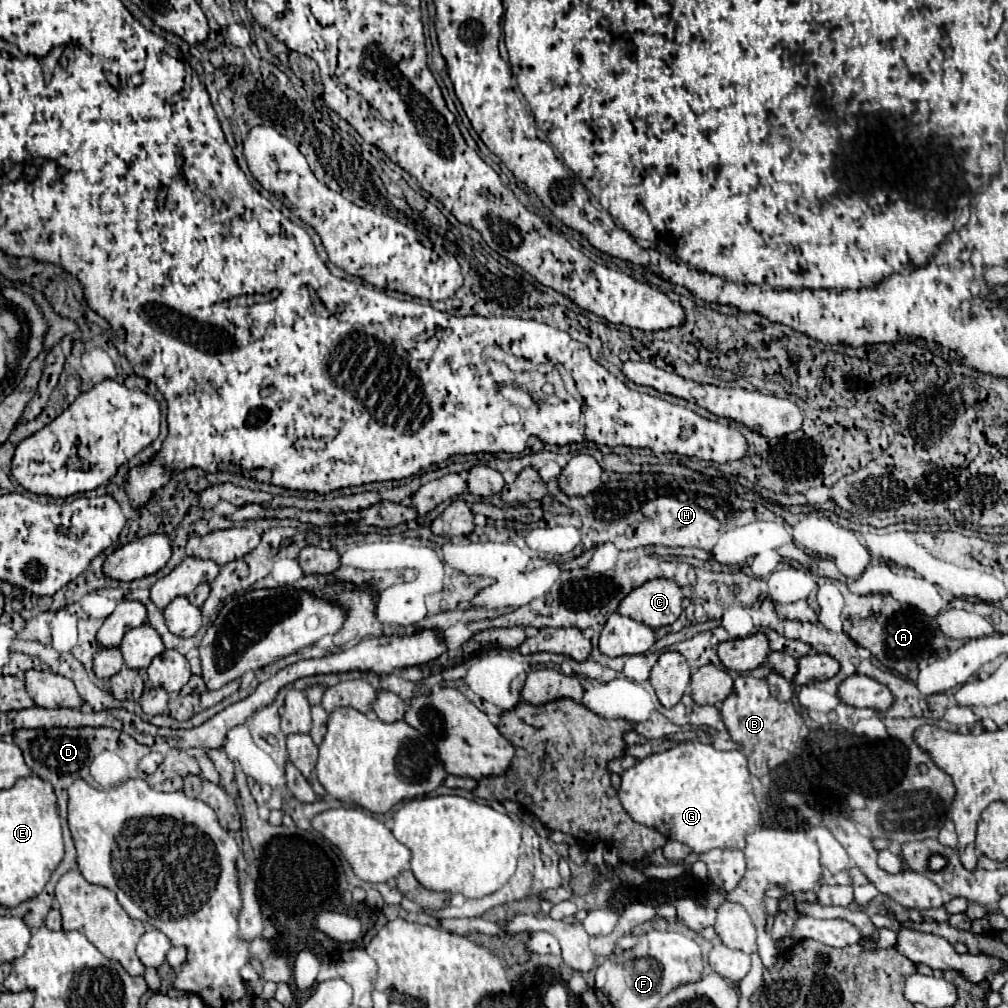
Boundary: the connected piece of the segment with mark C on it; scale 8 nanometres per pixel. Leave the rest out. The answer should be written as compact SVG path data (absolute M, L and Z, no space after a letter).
M658 578L630 592L622 600L618 612L656 630L672 624L684 612L684 602L686 596L674 580Z

